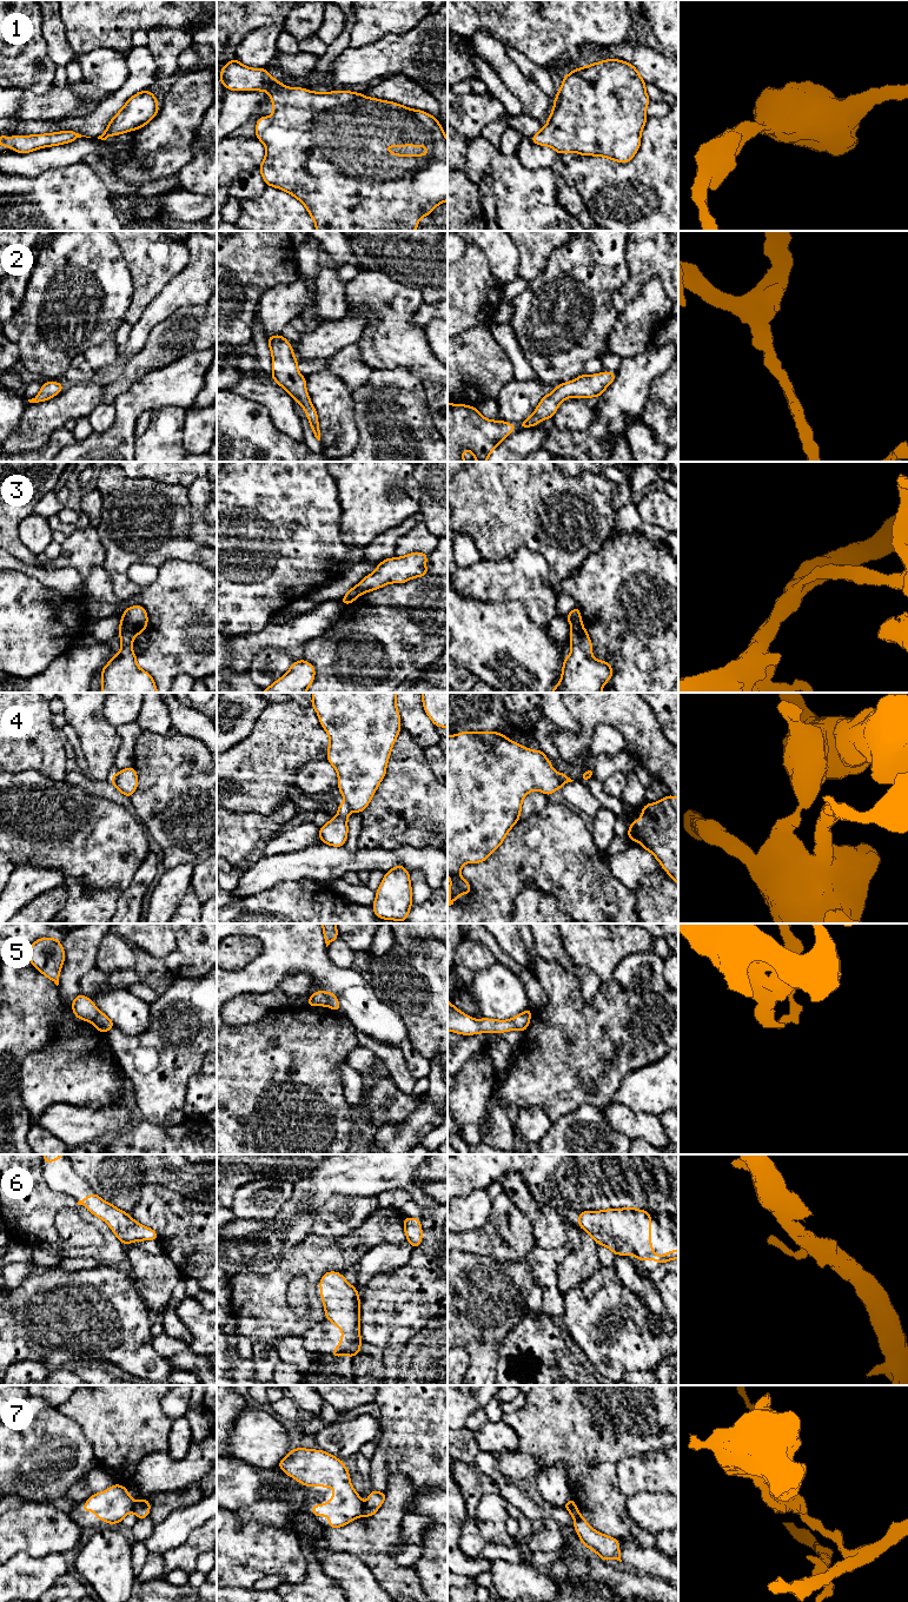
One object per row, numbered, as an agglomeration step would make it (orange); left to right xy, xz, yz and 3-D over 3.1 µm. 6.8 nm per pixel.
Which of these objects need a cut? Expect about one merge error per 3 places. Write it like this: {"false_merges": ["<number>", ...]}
{"false_merges": ["3", "4", "5", "7"]}

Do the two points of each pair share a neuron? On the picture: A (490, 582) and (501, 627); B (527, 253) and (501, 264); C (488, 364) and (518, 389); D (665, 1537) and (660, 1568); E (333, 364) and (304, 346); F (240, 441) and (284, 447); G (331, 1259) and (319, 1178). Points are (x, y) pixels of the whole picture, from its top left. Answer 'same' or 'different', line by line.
A: different
B: different
C: different
D: different
E: different
F: same
G: different

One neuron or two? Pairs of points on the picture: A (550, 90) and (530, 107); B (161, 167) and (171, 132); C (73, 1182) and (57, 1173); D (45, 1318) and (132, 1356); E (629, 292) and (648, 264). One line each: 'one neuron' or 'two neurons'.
A: two neurons
B: one neuron
C: one neuron
D: one neuron
E: one neuron

